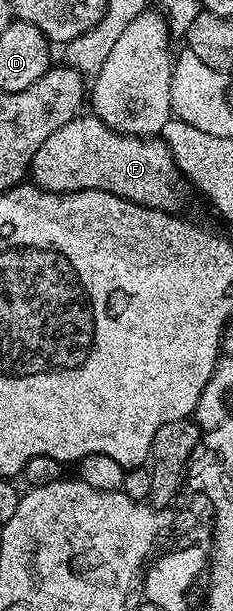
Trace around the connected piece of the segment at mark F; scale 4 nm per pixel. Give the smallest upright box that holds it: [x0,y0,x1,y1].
[28,112,184,212]

